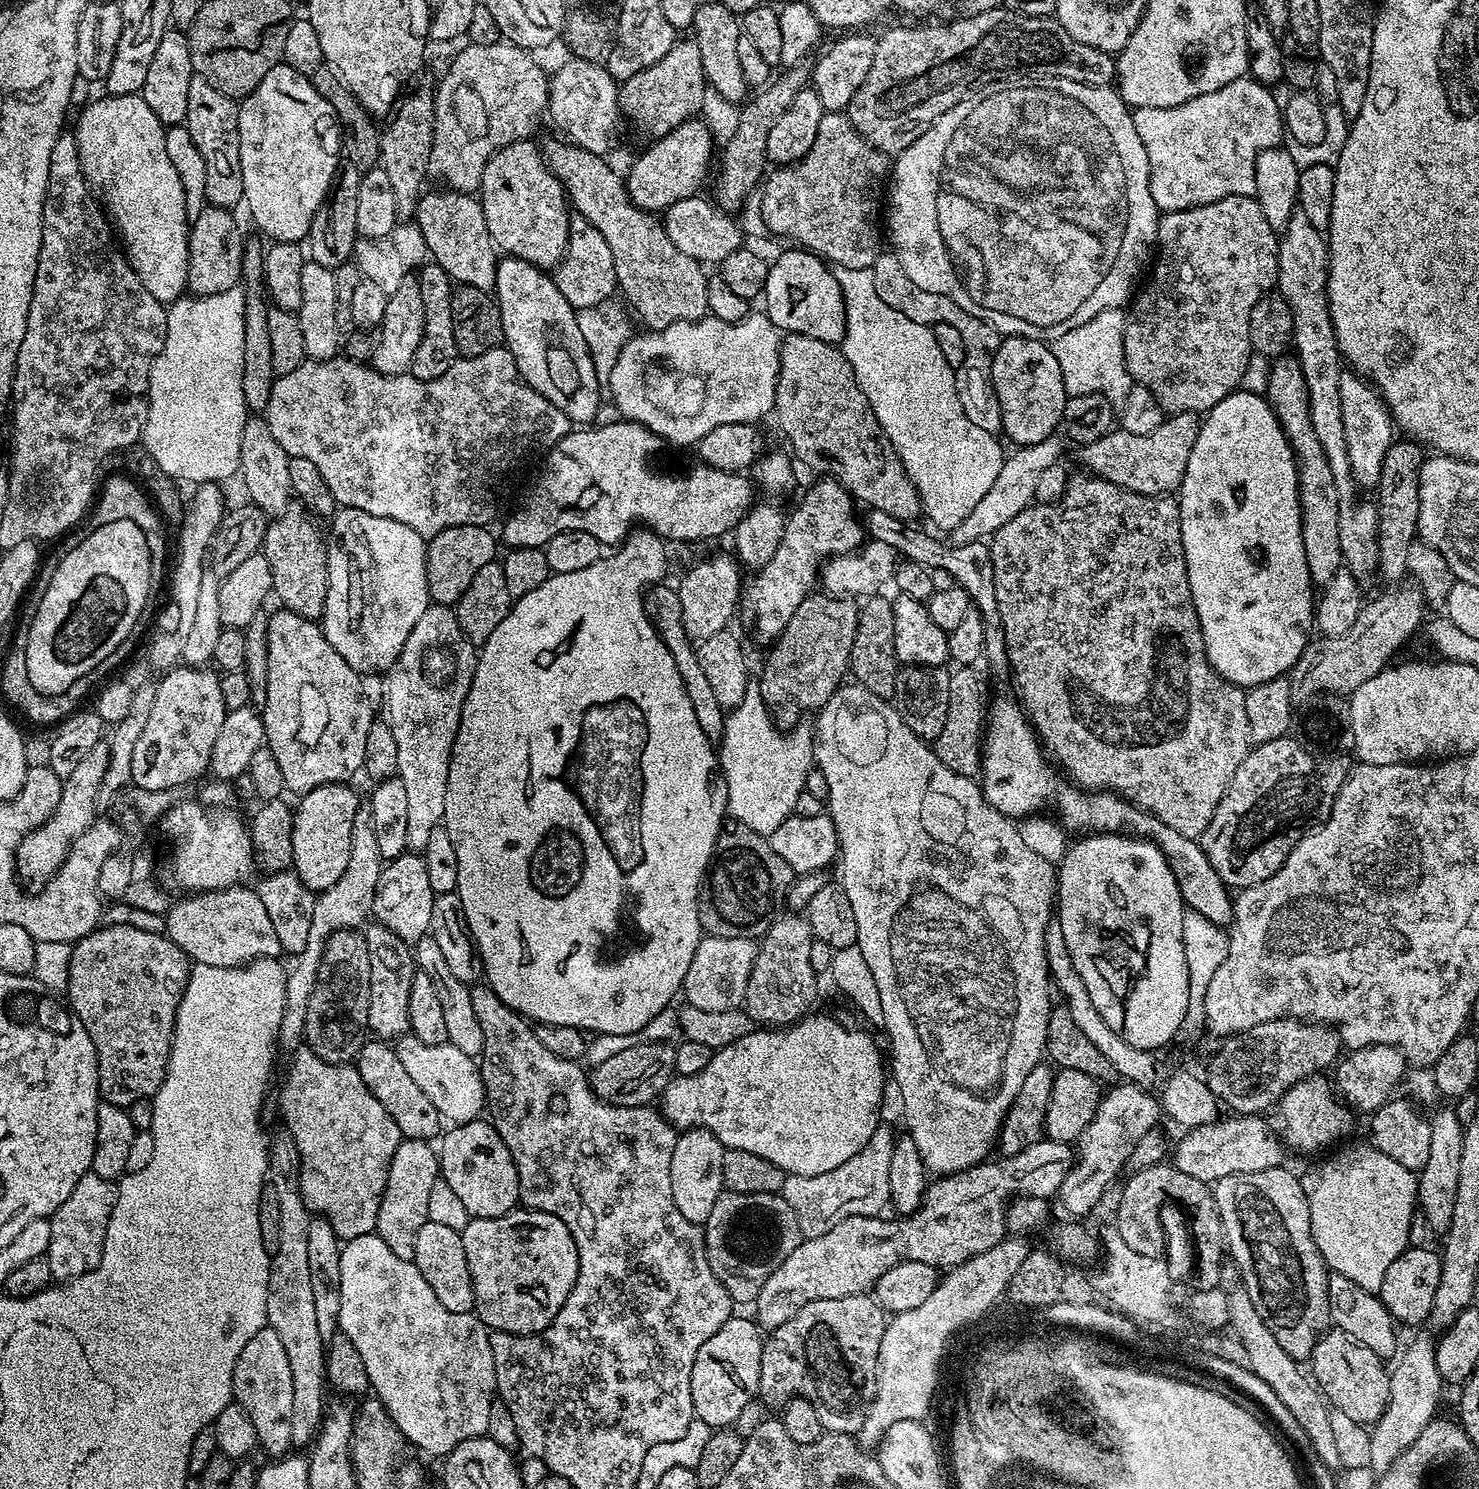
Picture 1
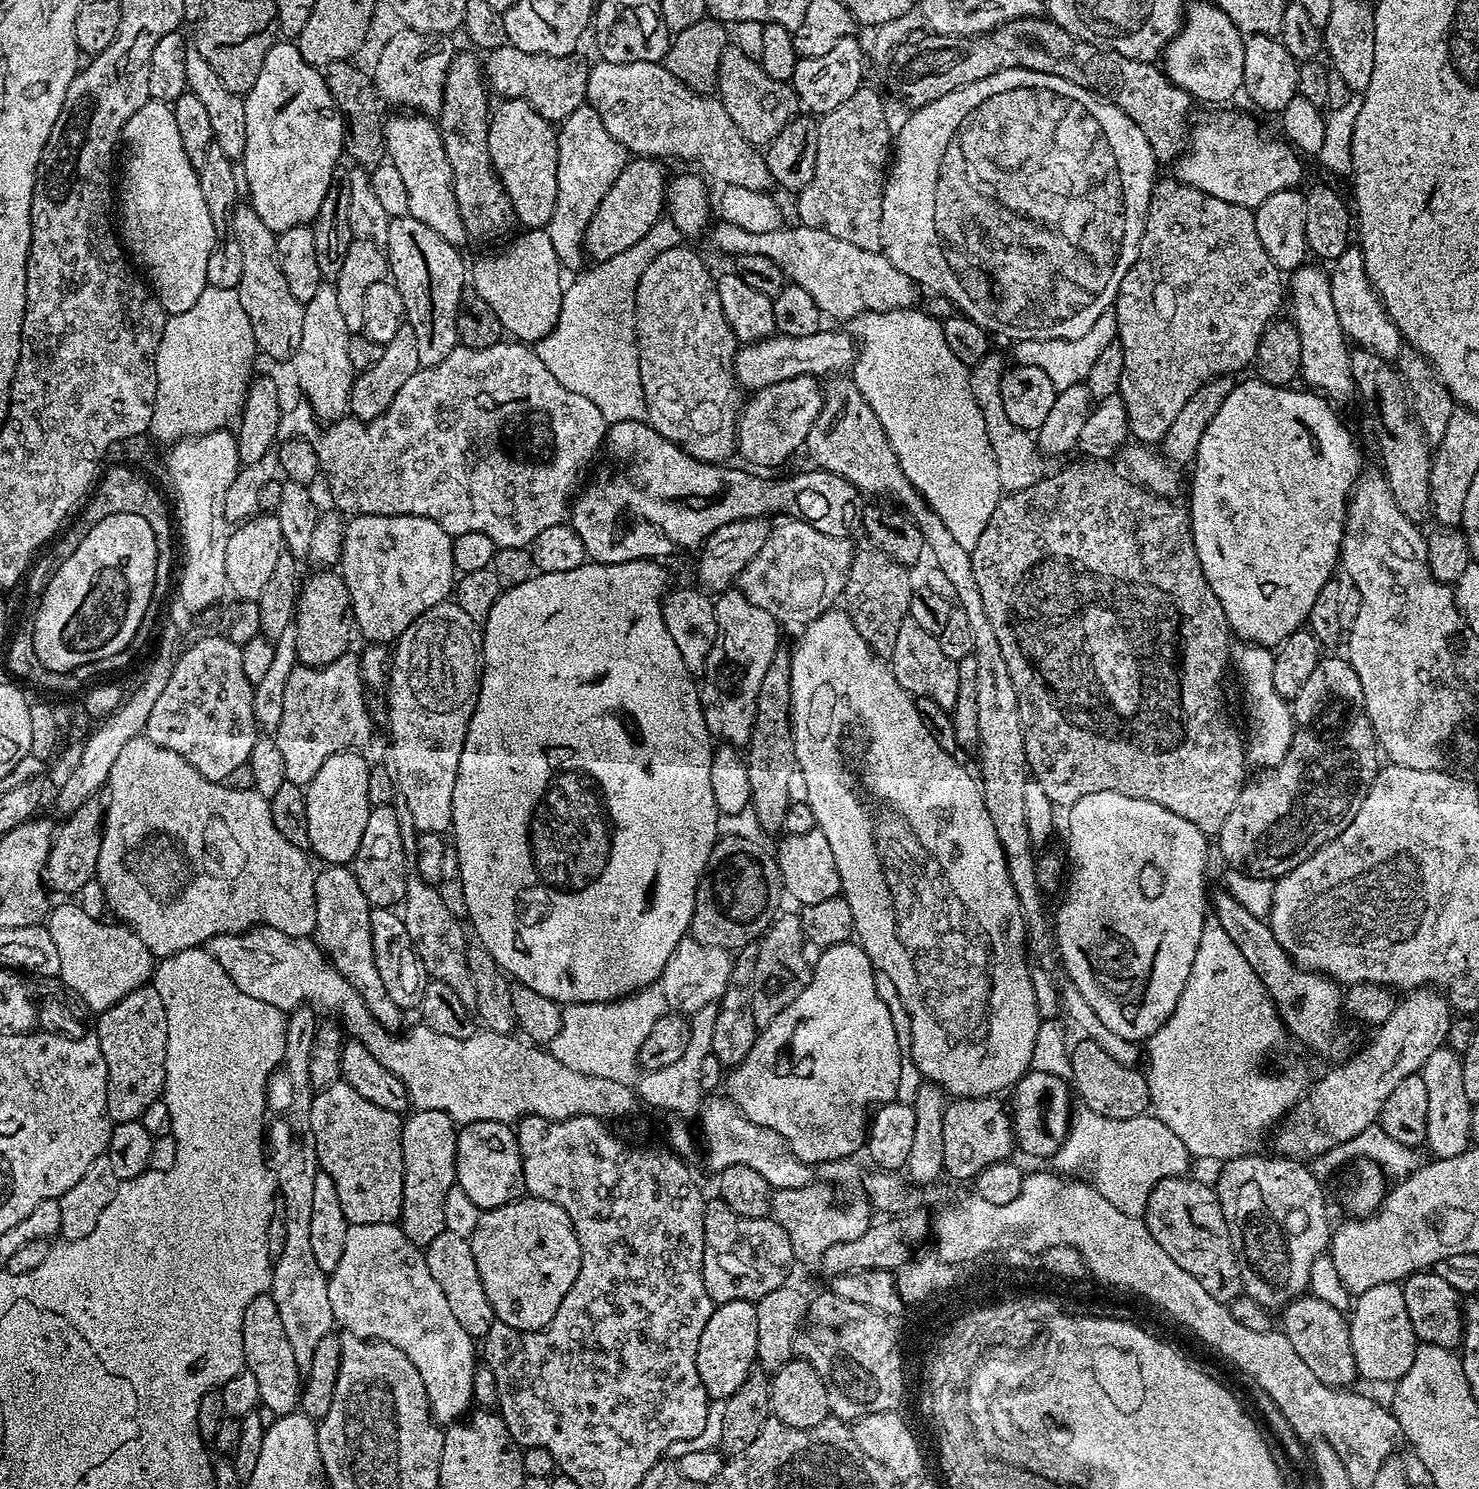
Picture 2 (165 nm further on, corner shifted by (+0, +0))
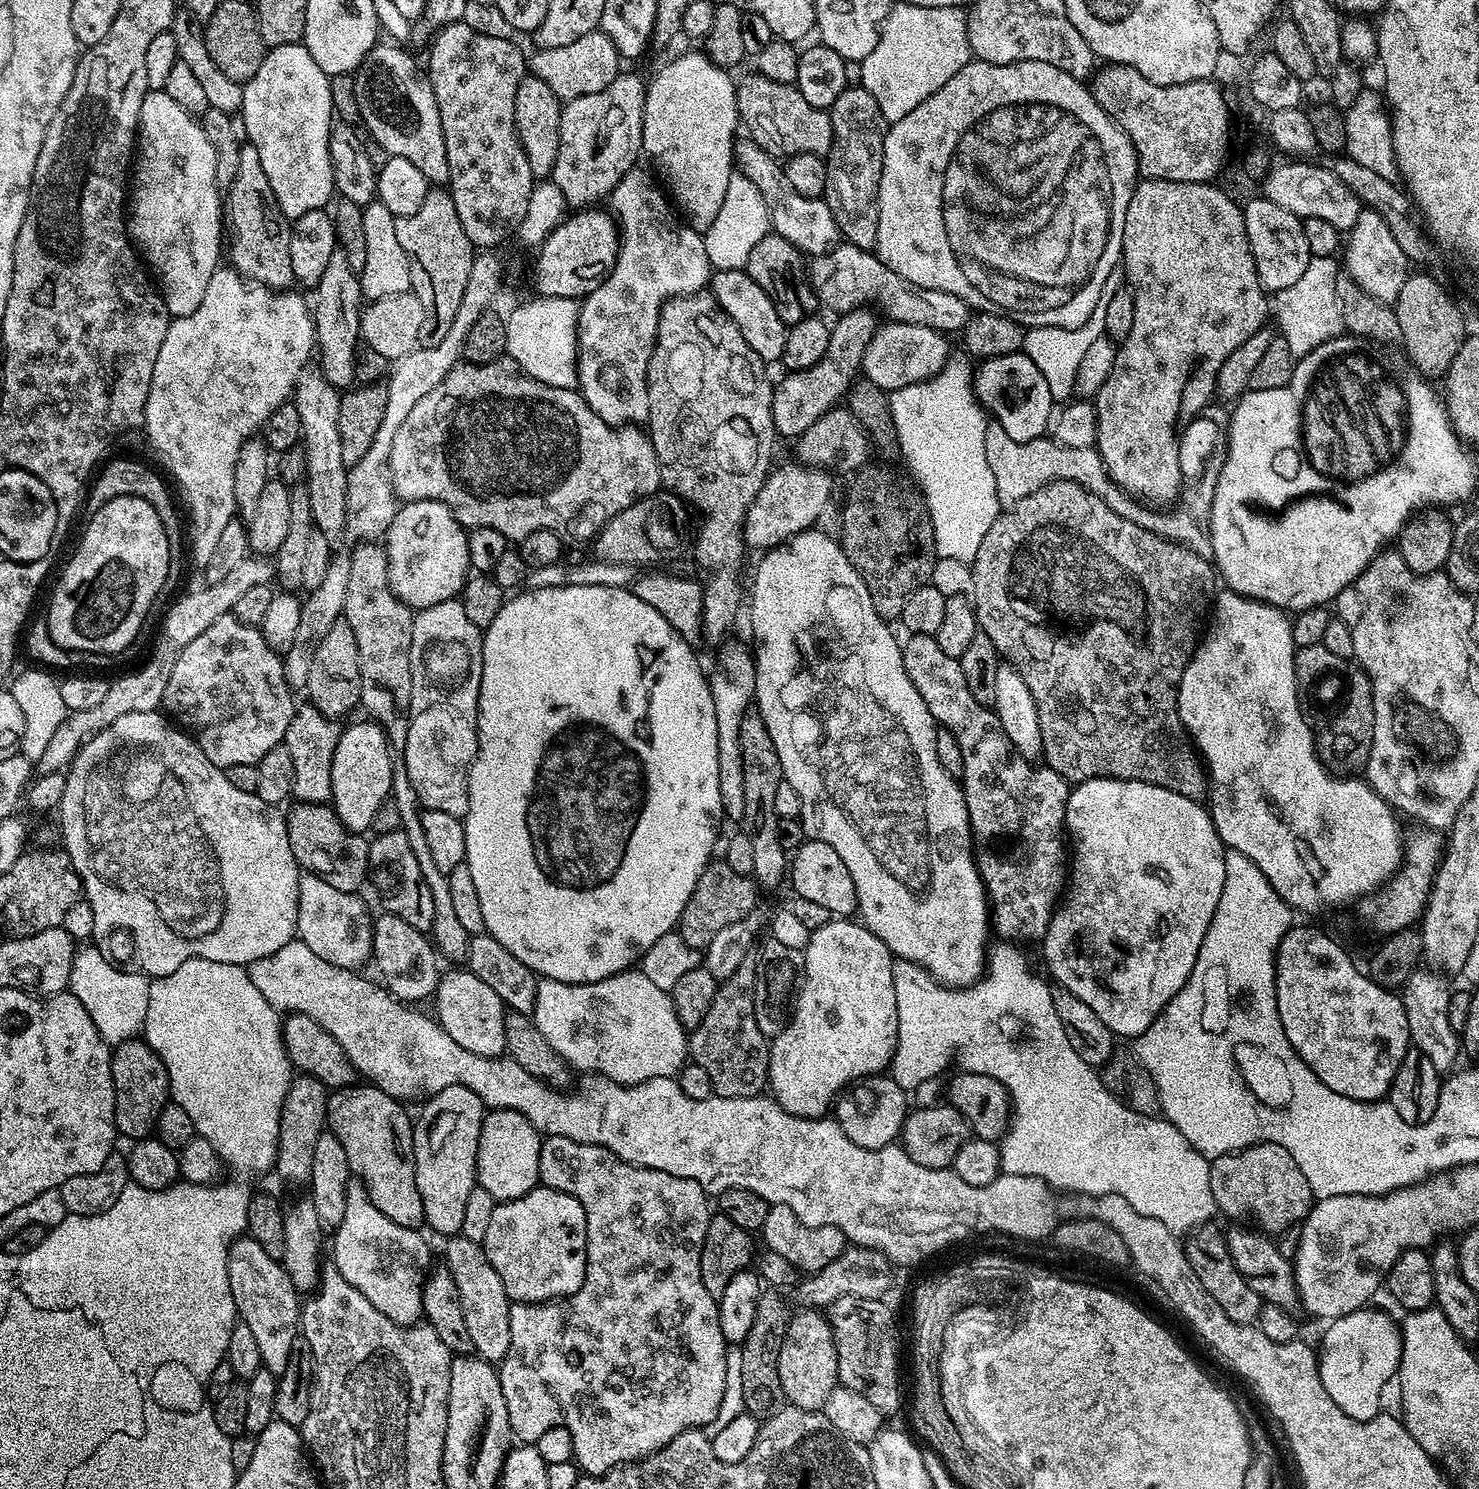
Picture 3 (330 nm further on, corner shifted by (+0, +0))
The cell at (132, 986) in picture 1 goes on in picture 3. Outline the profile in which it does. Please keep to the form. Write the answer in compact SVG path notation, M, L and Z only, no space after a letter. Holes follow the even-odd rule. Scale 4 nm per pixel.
M142 1038L124 1040L112 1052L112 1077L116 1095L116 1130L135 1142L151 1137L162 1106L170 1103L168 1071L162 1058Z

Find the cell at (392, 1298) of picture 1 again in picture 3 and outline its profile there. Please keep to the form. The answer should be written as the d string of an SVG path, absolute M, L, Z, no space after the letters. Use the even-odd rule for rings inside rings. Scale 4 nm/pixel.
M353 1178L348 1181L342 1226L334 1229L331 1263L342 1279L364 1295L370 1306L382 1310L390 1322L411 1326L423 1317L422 1290L433 1263L428 1244L420 1234L417 1229L390 1222L390 1218L368 1200L364 1184Z

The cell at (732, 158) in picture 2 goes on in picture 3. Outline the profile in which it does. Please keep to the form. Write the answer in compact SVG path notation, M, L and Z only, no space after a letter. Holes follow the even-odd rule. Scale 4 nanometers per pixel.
M737 139L734 145L734 164L742 175L758 186L768 207L770 228L775 235L786 238L786 242L810 258L825 255L841 243L840 227L827 200L819 196L806 198L806 194L798 194L798 190L790 186L790 178L786 178L781 161L769 152L762 151L755 140Z

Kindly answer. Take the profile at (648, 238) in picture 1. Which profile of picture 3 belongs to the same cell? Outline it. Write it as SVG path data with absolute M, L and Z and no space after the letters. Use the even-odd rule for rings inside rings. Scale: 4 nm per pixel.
M711 291L689 292L683 296L673 296L672 299L665 302L658 318L658 330L656 331L656 345L650 358L648 367L648 393L650 394L650 414L646 421L646 431L652 438L654 454L660 463L660 483L669 492L680 497L689 509L700 511L700 516L704 521L698 524L694 532L694 552L696 548L696 560L702 567L708 571L708 577L703 577L704 597L702 606L704 607L704 634L703 639L716 644L732 627L736 624L736 615L740 612L740 603L745 603L746 588L740 585L740 571L744 568L744 552L746 545L744 543L744 519L746 510L762 490L769 472L774 467L772 460L772 451L776 448L778 433L774 426L774 414L772 413L772 394L774 391L774 380L768 377L766 361L758 358L754 350L746 343L746 338L742 338L742 330L734 326L734 322L724 313L722 306L712 297Z

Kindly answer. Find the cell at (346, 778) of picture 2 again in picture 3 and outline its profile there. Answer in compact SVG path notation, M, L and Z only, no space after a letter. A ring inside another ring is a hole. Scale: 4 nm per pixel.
M363 718L357 724L345 727L338 738L338 746L334 750L334 762L330 766L330 786L332 798L330 806L336 816L352 832L367 833L374 822L374 814L378 814L378 806L389 799L392 790L392 757L394 755L388 746L388 736L380 724L371 718Z

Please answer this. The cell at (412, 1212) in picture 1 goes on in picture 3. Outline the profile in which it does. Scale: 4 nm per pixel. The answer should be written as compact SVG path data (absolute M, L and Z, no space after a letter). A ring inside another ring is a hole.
M457 1084L431 1093L423 1104L420 1117L417 1115L412 1125L414 1182L418 1182L418 1195L422 1197L424 1224L447 1238L462 1233L468 1195L478 1187L476 1155L486 1109L474 1090Z

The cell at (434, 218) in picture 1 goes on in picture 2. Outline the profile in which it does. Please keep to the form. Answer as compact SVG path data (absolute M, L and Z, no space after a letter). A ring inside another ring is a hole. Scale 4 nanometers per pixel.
M419 114L396 115L400 116L389 115L385 119L384 147L387 159L398 166L406 182L406 195L410 197L408 215L418 218L418 222L426 222L426 226L442 234L446 242L464 246L464 243L469 243L470 237L462 222L462 214L458 214L458 198L454 198L450 162L442 146L437 121Z

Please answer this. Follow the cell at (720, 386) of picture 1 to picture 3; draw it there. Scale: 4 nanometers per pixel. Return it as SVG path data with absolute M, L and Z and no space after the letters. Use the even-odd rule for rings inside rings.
M881 323L874 338L870 338L870 346L866 346L860 363L863 375L885 392L890 394L894 390L902 390L902 386L928 380L948 364L949 337L945 333L930 326L885 323Z

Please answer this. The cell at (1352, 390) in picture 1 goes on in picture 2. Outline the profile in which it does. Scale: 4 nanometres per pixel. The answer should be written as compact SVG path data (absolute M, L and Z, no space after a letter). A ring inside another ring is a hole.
M1349 246L1330 268L1330 294L1334 297L1334 311L1338 313L1338 326L1342 326L1345 337L1353 345L1378 354L1384 360L1392 362L1399 356L1402 337L1396 323L1384 308L1380 296L1372 287L1366 274L1364 253L1359 247Z

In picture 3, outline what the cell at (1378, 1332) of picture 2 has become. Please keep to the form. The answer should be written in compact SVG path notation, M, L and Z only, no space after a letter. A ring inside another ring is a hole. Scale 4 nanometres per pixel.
M1365 1306L1346 1314L1342 1318L1331 1321L1327 1325L1324 1337L1318 1344L1318 1363L1322 1386L1326 1386L1326 1394L1330 1394L1331 1400L1346 1414L1355 1420L1369 1420L1381 1415L1380 1399L1384 1396L1384 1383L1388 1376L1395 1377L1400 1367L1400 1355L1402 1354L1402 1342L1397 1321L1392 1321L1384 1312L1375 1312L1372 1306Z

